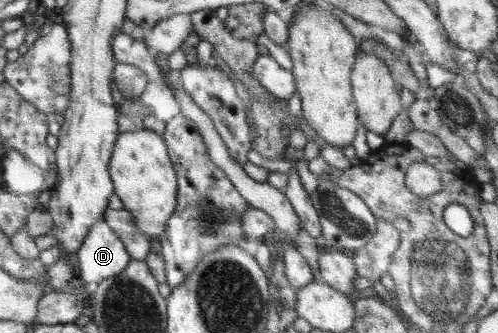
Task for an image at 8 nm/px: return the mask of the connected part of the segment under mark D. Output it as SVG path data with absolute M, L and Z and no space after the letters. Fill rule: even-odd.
M105 221L91 227L75 257L78 261L79 281L92 287L121 274L132 260L123 241Z

